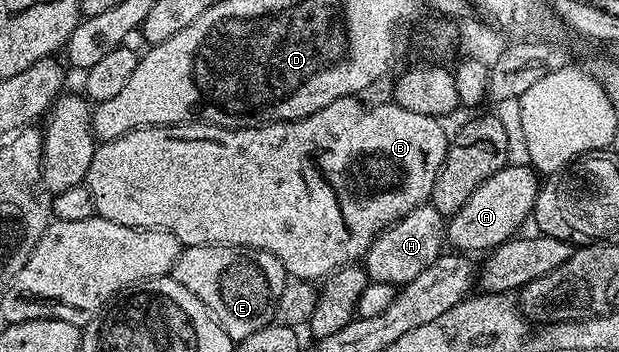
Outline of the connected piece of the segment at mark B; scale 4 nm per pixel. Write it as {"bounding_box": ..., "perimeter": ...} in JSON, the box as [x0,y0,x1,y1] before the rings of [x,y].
{"bounding_box":[83,97,451,278],"perimeter":[[[344,97],[335,99],[335,103],[327,103],[315,115],[307,115],[298,121],[273,121],[269,125],[256,125],[246,129],[228,129],[218,125],[208,125],[205,121],[184,121],[181,125],[148,125],[142,129],[133,129],[125,133],[119,139],[102,141],[93,150],[91,167],[87,167],[87,175],[83,182],[89,190],[93,200],[94,214],[103,219],[111,219],[111,223],[123,223],[127,227],[139,227],[140,229],[166,229],[175,239],[181,241],[182,246],[186,245],[238,245],[239,247],[251,247],[259,251],[267,251],[274,255],[283,263],[286,274],[290,278],[301,273],[297,265],[301,265],[301,253],[289,253],[289,189],[301,189],[301,181],[293,181],[293,173],[301,173],[301,157],[313,157],[313,161],[321,161],[325,165],[325,173],[329,173],[329,181],[337,185],[337,193],[345,197],[345,189],[341,185],[349,185],[349,181],[341,181],[341,165],[357,153],[361,161],[365,161],[365,221],[381,221],[381,217],[393,217],[393,213],[399,213],[405,217],[407,213],[415,207],[426,204],[433,196],[435,179],[445,162],[445,156],[449,150],[451,140],[450,134],[445,134],[445,129],[440,120],[427,115],[415,115],[415,111],[407,111],[403,107],[386,103],[386,105],[373,105],[368,109],[365,105],[360,105],[357,97]]]}

